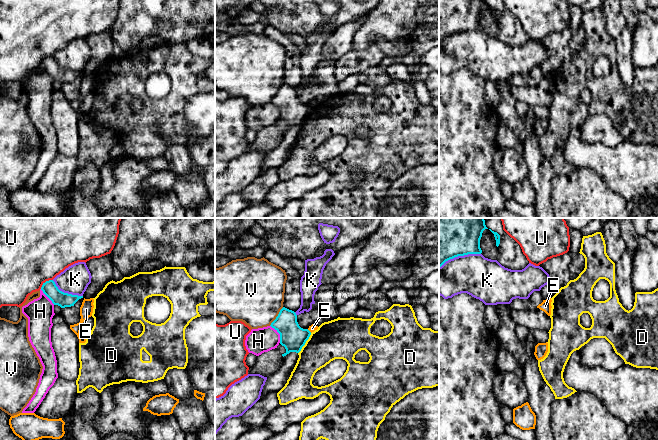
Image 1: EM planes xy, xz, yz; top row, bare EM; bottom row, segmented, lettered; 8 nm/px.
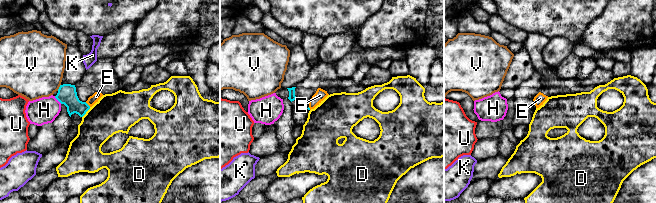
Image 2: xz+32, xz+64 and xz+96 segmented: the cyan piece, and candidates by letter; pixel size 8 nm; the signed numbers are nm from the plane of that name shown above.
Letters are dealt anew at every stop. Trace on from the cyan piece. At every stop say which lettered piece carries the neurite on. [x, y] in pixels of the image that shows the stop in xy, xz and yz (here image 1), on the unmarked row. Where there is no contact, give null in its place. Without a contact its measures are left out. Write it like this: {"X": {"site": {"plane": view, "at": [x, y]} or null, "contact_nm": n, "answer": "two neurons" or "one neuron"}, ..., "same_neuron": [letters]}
{"D": {"site": {"plane": "xz", "at": [305, 118]}, "contact_nm": 200, "answer": "two neurons"}, "E": {"site": {"plane": "xz", "at": [308, 106]}, "contact_nm": 50, "answer": "two neurons"}, "H": {"site": {"plane": "xz", "at": [279, 109]}, "contact_nm": 170, "answer": "two neurons"}, "K": {"site": {"plane": "yz", "at": [459, 31]}, "contact_nm": 360, "answer": "two neurons"}, "U": {"site": {"plane": "xy", "at": [45, 58]}, "contact_nm": 130, "answer": "two neurons"}, "V": {"site": {"plane": "xz", "at": [277, 92]}, "contact_nm": 190, "answer": "two neurons"}, "same_neuron": []}

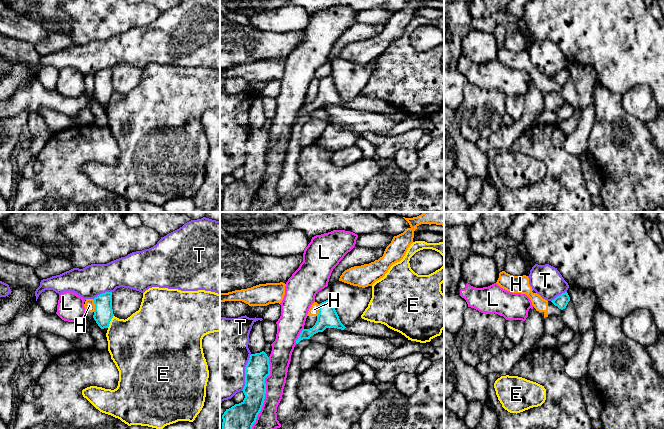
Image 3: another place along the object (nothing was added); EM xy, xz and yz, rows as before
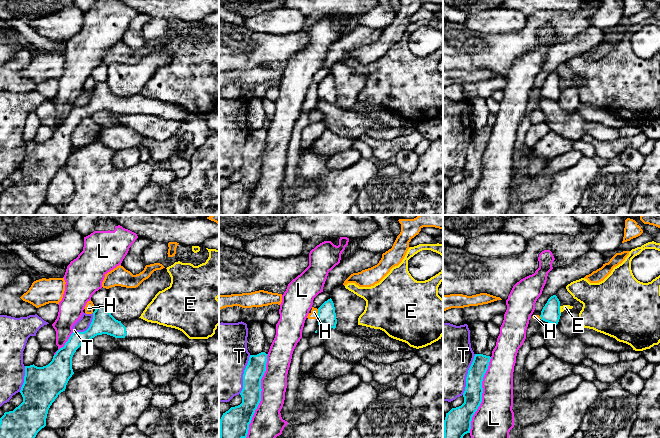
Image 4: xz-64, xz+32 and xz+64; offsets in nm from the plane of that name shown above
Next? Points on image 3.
{"E": {"site": {"plane": "xy", "at": [110, 96]}, "contact_nm": 120, "answer": "two neurons"}, "H": {"site": {"plane": "xy", "at": [95, 81]}, "contact_nm": 110, "answer": "two neurons"}, "L": {"site": {"plane": "xz", "at": [264, 172]}, "contact_nm": 650, "answer": "two neurons"}, "T": {"site": {"plane": "xz", "at": [245, 148]}, "contact_nm": 300, "answer": "two neurons"}, "same_neuron": []}

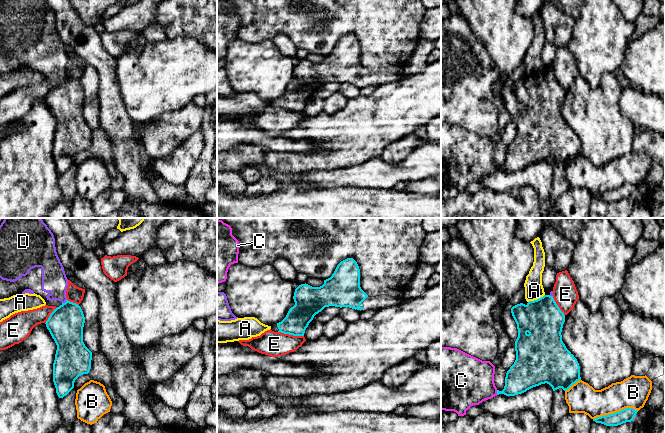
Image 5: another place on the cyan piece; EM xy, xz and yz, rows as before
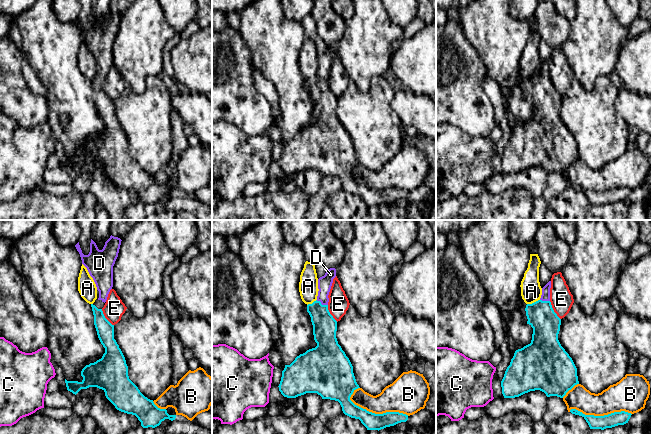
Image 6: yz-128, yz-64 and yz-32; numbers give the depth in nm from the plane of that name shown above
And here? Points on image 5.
{"A": {"site": {"plane": "yz", "at": [537, 75]}, "contact_nm": 150, "answer": "two neurons"}, "B": {"site": {"plane": "yz", "at": [616, 188]}, "contact_nm": 360, "answer": "two neurons"}, "C": {"site": {"plane": "yz", "at": [497, 168]}, "contact_nm": 40, "answer": "two neurons"}, "D": {"site": {"plane": "xy", "at": [65, 78]}, "contact_nm": 50, "answer": "one neuron"}, "E": {"site": {"plane": "xz", "at": [291, 110]}, "contact_nm": 220, "answer": "two neurons"}, "same_neuron": ["D"]}

